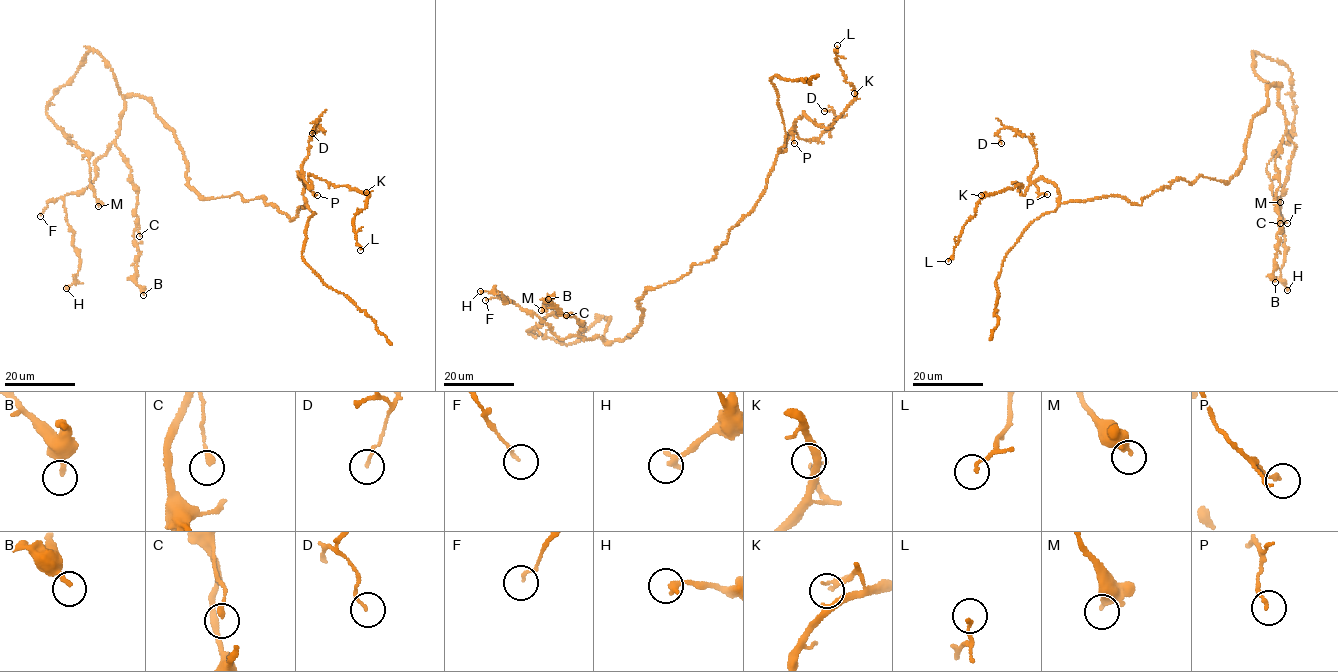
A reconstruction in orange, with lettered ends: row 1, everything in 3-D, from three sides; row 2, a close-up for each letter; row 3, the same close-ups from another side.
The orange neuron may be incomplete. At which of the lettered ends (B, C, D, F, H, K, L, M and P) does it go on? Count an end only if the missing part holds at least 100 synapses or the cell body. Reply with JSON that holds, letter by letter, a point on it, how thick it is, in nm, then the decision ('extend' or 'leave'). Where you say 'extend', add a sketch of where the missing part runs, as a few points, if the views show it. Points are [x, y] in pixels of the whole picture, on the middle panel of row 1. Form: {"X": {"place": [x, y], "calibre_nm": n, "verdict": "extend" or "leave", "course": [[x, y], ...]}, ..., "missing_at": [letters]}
{"B": {"place": [548, 299], "calibre_nm": 200, "verdict": "leave"}, "C": {"place": [566, 315], "calibre_nm": 200, "verdict": "leave"}, "D": {"place": [824, 111], "calibre_nm": 100, "verdict": "leave"}, "F": {"place": [485, 300], "calibre_nm": 110, "verdict": "leave"}, "H": {"place": [480, 291], "calibre_nm": 280, "verdict": "leave"}, "K": {"place": [854, 93], "calibre_nm": 180, "verdict": "leave"}, "L": {"place": [837, 45], "calibre_nm": 110, "verdict": "leave"}, "M": {"place": [541, 310], "calibre_nm": 360, "verdict": "leave"}, "P": {"place": [794, 143], "calibre_nm": 140, "verdict": "leave"}, "missing_at": []}

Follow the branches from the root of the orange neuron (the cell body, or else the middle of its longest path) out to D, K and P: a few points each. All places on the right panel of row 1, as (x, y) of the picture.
D: (1220, 181), (1179, 178), (1140, 204), (1061, 203), (1052, 182), (1030, 181), (1033, 142), (1006, 128), (1001, 143)
K: (1220, 181), (1179, 178), (1140, 204), (1111, 195), (1061, 203), (1041, 179), (1023, 195), (1016, 182), (981, 195)
P: (1220, 181), (1179, 178), (1140, 204), (1111, 195), (1061, 203), (1052, 182), (1034, 183), (1047, 194)

